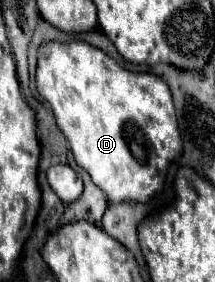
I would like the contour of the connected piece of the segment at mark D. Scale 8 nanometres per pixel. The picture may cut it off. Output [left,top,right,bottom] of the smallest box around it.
[36,42,182,204]

